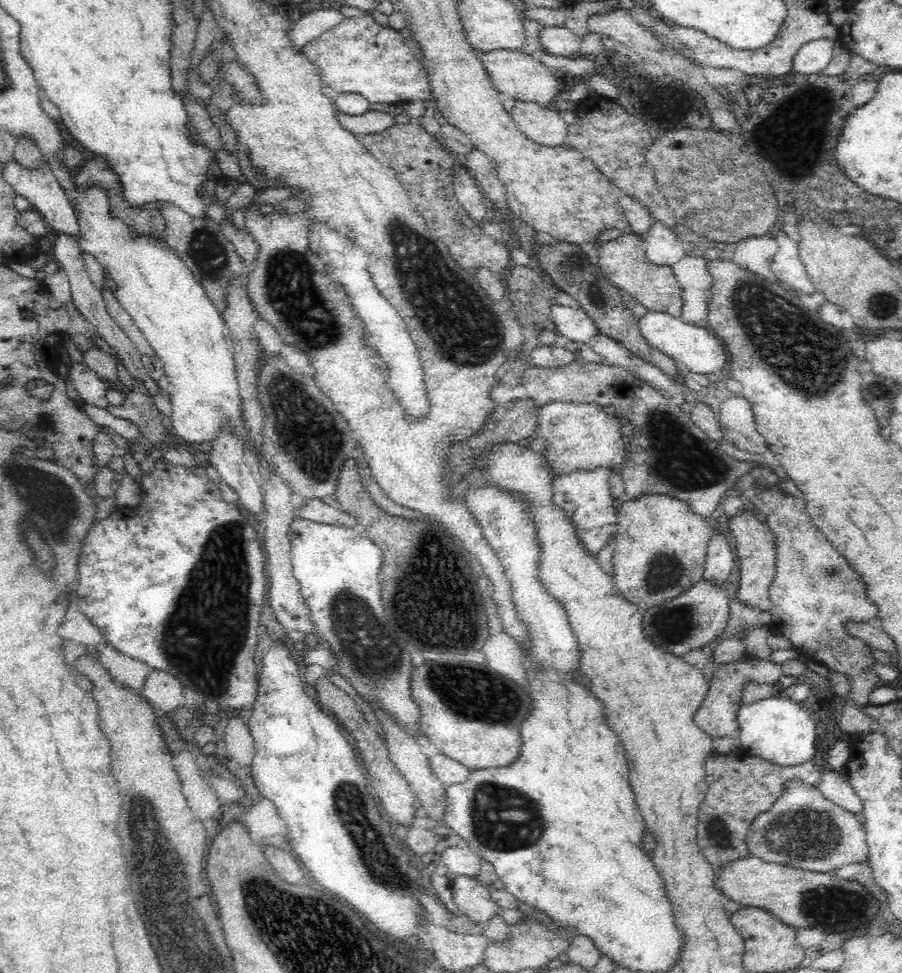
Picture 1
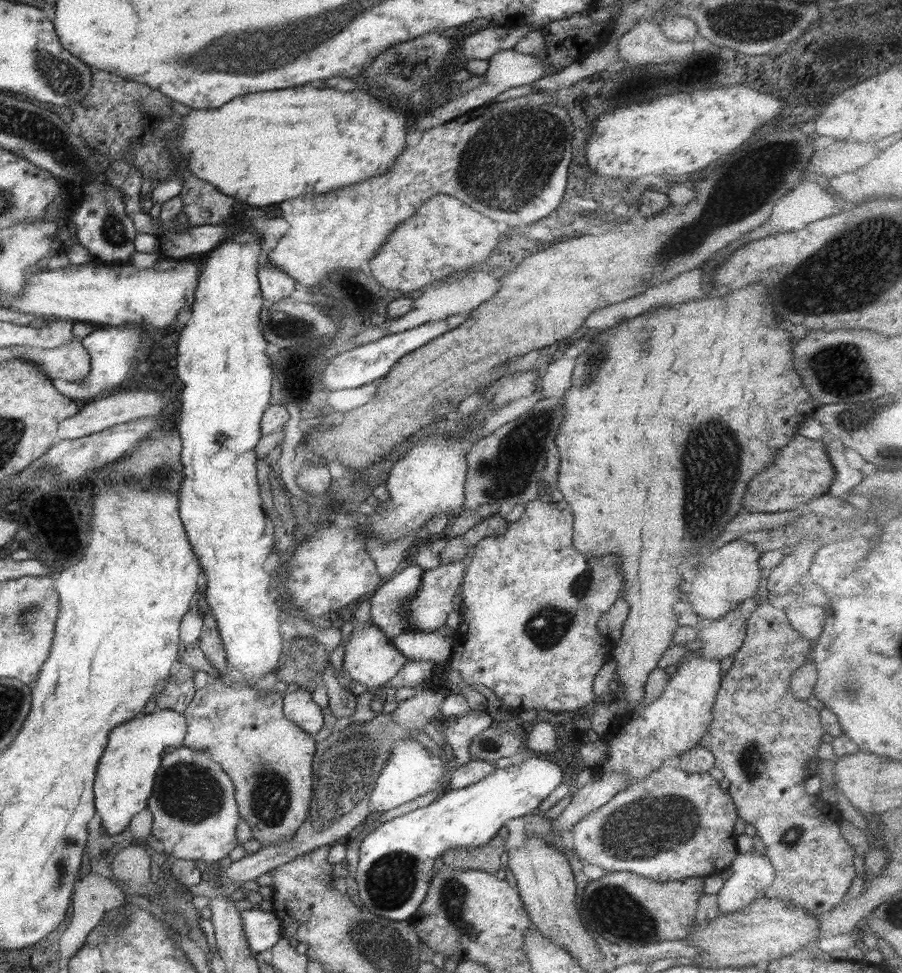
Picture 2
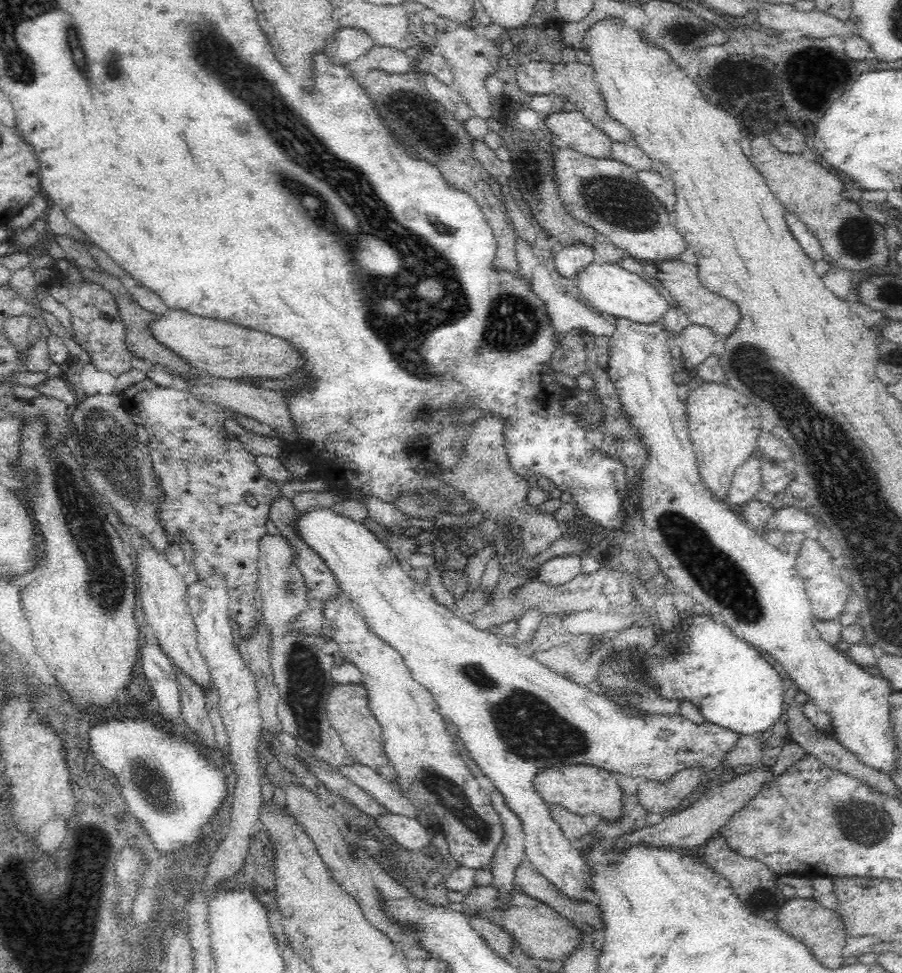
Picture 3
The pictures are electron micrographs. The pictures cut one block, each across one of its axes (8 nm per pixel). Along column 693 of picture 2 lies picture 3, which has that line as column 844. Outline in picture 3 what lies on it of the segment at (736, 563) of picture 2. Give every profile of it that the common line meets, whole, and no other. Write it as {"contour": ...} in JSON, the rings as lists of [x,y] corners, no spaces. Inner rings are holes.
{"contour":[[[806,538],[798,549],[796,570],[802,579],[808,598],[812,603],[813,619],[815,621],[835,621],[843,616],[848,597],[852,594],[850,584],[842,579],[841,568],[834,564],[837,560],[826,550],[818,540]]]}

